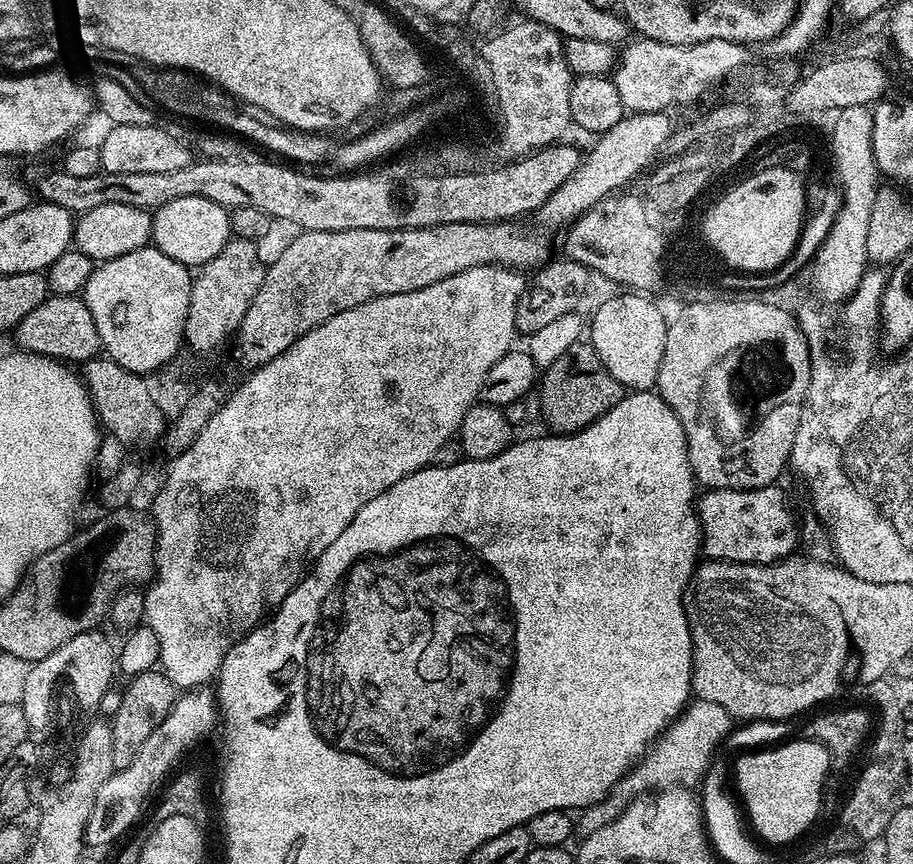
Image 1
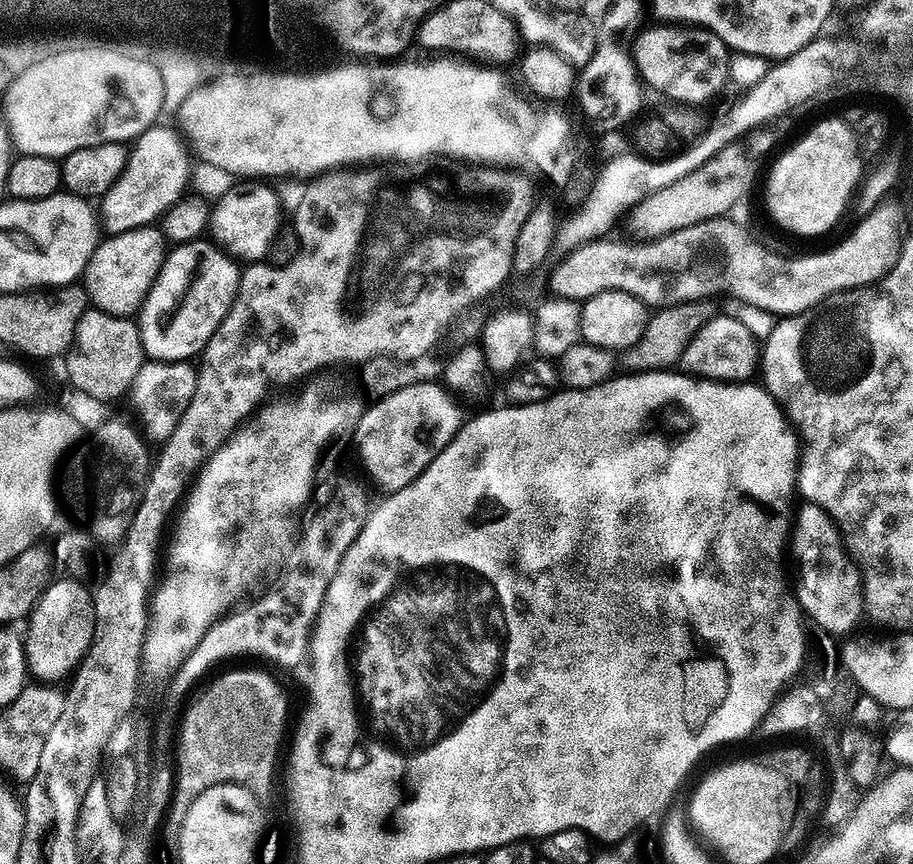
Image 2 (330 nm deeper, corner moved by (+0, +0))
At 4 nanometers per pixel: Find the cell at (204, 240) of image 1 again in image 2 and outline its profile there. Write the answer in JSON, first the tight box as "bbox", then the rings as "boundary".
{"bbox":[208,182,282,262],"boundary":[[[240,182],[237,186],[229,186],[221,197],[214,200],[208,214],[208,232],[211,239],[223,248],[229,256],[240,262],[260,262],[268,255],[268,247],[274,242],[276,233],[282,227],[280,221],[280,200],[272,188],[267,188],[264,182]]]}

